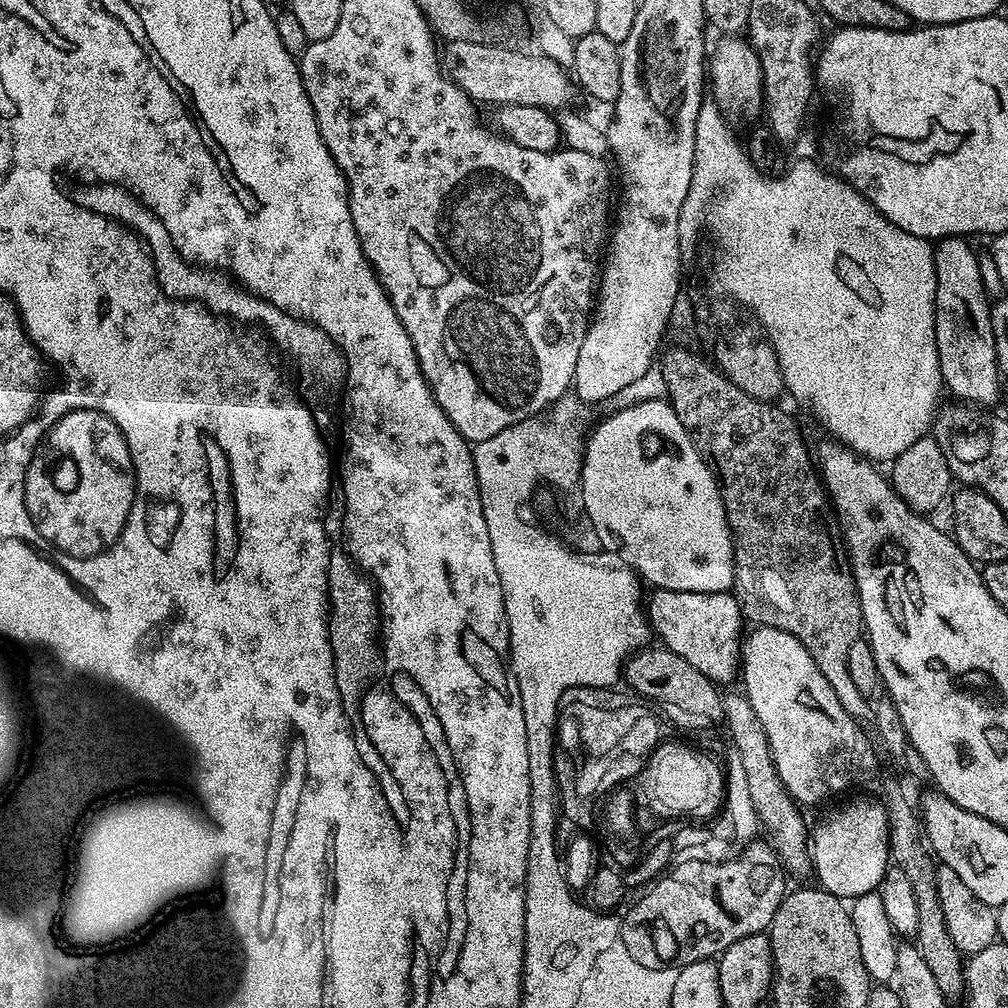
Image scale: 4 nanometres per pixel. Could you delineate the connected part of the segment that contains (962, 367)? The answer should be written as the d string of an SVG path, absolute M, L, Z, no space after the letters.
M945 236L935 245L936 257L936 317L934 318L934 334L936 349L940 363L940 378L945 389L953 392L955 399L977 406L989 406L1000 396L1000 365L996 363L996 339L992 329L992 309L990 299L984 293L986 277L978 266L977 249L968 245L963 236Z

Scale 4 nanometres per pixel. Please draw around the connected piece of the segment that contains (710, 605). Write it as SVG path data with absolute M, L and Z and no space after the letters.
M656 588L653 593L646 600L646 615L658 640L660 636L659 643L686 658L694 670L706 674L717 686L730 683L735 676L737 679L742 668L742 633L746 628L739 599L731 591L672 592L669 588Z

